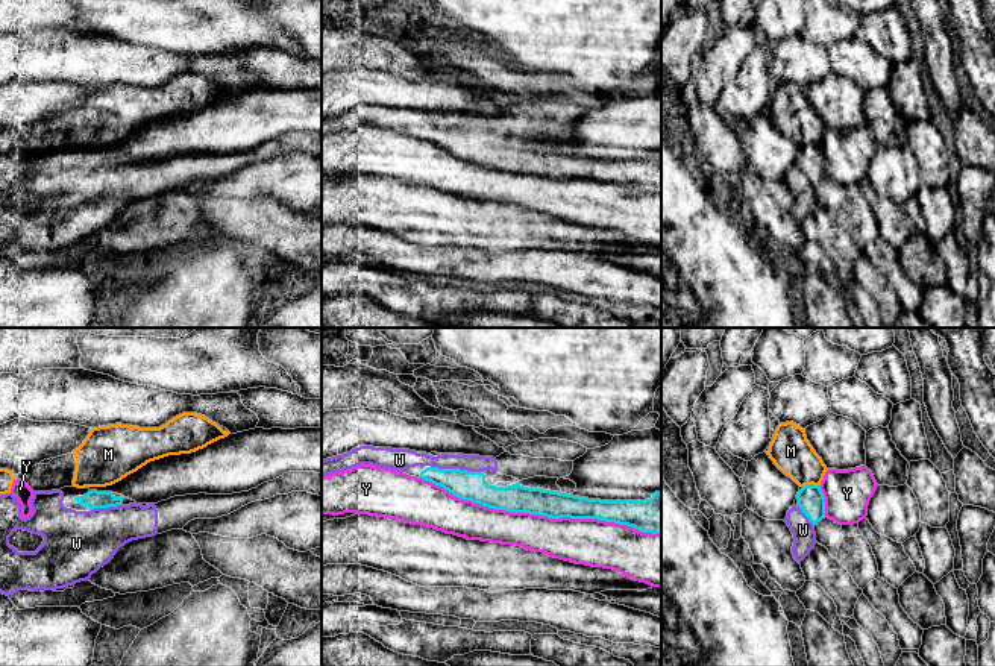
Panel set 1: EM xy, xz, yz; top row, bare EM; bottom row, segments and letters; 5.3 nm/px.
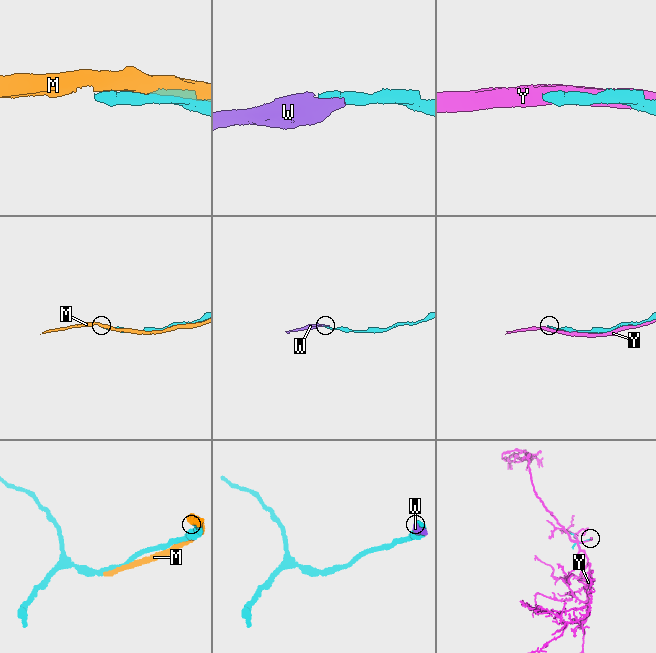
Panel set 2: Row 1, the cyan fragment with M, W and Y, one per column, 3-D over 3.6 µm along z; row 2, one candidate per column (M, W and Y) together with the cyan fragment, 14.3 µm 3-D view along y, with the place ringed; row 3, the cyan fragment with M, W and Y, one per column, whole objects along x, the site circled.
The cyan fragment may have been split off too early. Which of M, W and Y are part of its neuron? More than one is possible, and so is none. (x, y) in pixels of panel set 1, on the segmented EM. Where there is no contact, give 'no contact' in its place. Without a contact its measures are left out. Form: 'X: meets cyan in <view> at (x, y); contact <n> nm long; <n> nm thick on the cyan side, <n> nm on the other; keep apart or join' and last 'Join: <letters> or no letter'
M: meets cyan in yz at (810, 484); contact 100 nm long; 140 nm thick on the cyan side, 220 nm on the other; keep apart
W: meets cyan in xz at (457, 469); contact 280 nm long; 160 nm thick on the cyan side, 100 nm on the other; join
Y: meets cyan in xz at (540, 515); contact 1300 nm long; 150 nm thick on the cyan side, 240 nm on the other; keep apart
Join: W

